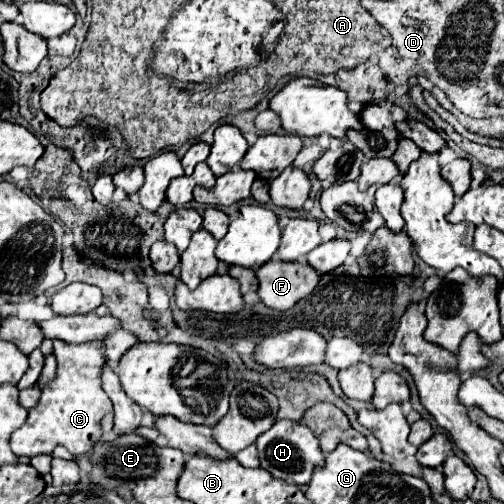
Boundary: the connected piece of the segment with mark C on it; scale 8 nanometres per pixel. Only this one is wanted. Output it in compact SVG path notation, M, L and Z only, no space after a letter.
M54 340L56 356L56 376L42 388L42 396L34 408L28 412L28 420L10 438L12 452L20 456L34 458L38 454L50 454L56 446L64 446L72 456L92 454L94 444L102 436L100 420L112 410L112 402L102 390L102 368L106 358L102 354L102 342L84 344L64 344Z

